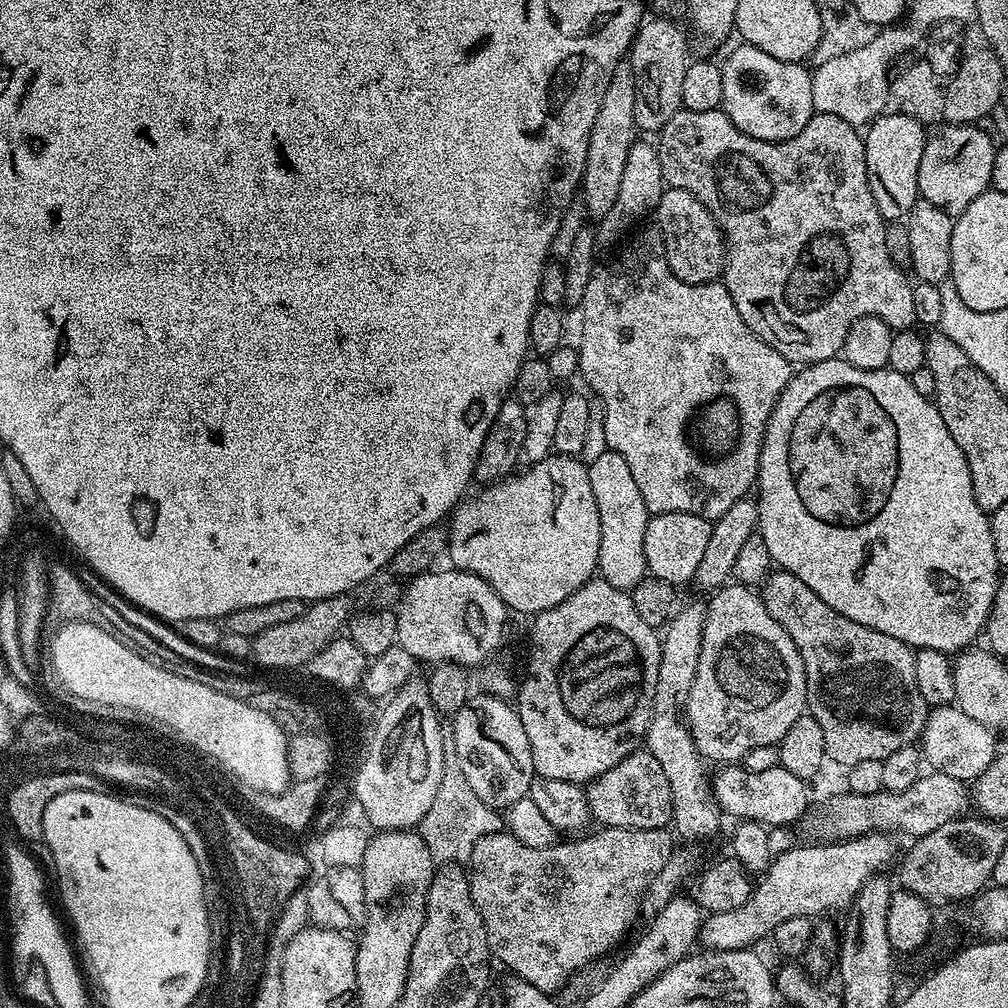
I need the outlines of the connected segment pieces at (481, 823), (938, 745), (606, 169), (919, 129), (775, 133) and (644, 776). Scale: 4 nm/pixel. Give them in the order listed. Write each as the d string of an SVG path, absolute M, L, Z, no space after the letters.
M442 727L442 782L438 782L438 794L434 794L434 802L430 802L430 810L420 819L418 831L426 842L426 850L430 850L433 861L437 865L467 865L472 858L472 850L478 838L493 831L493 809L483 804L478 794L474 794L466 774L462 774L462 766L458 766L458 754L454 746L454 734L451 727Z
M956 705L933 708L928 713L920 739L925 763L933 771L950 775L955 780L974 782L989 768L998 755L995 733L985 724L977 722Z
M621 60L611 76L606 95L602 98L601 109L594 120L590 142L587 146L587 162L581 180L580 194L589 217L601 219L616 205L621 188L621 176L625 169L629 150L636 140L634 124L634 78L631 63Z
M901 110L891 112L879 115L867 125L864 153L868 167L870 194L874 194L874 202L885 221L896 222L907 217L908 211L916 205L920 196L918 162L922 162L926 128L915 117L908 116Z
M741 43L725 60L722 60L722 110L734 122L738 130L750 134L759 140L789 140L794 138L810 122L814 111L811 104L812 72L803 63L782 62L778 58L770 58L766 50L758 50L754 46Z
M637 750L622 758L618 766L606 770L606 774L591 781L586 793L591 819L605 828L664 828L672 820L672 795L670 782L666 782L666 770L658 766L658 758L651 756L647 750Z

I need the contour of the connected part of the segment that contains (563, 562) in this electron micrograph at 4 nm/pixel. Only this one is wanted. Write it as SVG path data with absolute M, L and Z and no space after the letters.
M551 454L528 466L525 472L517 471L487 485L473 500L457 504L450 516L452 525L447 525L446 531L448 544L536 544L536 550L528 554L474 554L474 558L470 556L468 572L485 580L513 613L539 614L570 598L574 590L597 575L600 523L588 469L577 457Z

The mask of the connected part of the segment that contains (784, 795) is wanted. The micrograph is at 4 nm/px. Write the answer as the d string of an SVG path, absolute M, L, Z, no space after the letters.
M724 766L720 773L715 773L711 781L712 795L720 806L721 813L737 816L737 821L757 820L758 823L775 830L783 824L792 824L808 808L808 787L790 770L776 767L761 770L757 773L748 772L743 766Z

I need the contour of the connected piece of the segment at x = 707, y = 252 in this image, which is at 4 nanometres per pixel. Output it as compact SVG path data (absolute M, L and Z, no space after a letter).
M665 187L660 201L654 205L654 212L656 212L657 222L660 223L659 235L664 237L664 257L668 259L672 273L687 284L713 283L724 271L726 245L724 234L711 210L702 206L702 202L698 202L698 198L694 198L694 194L690 194L686 189Z

